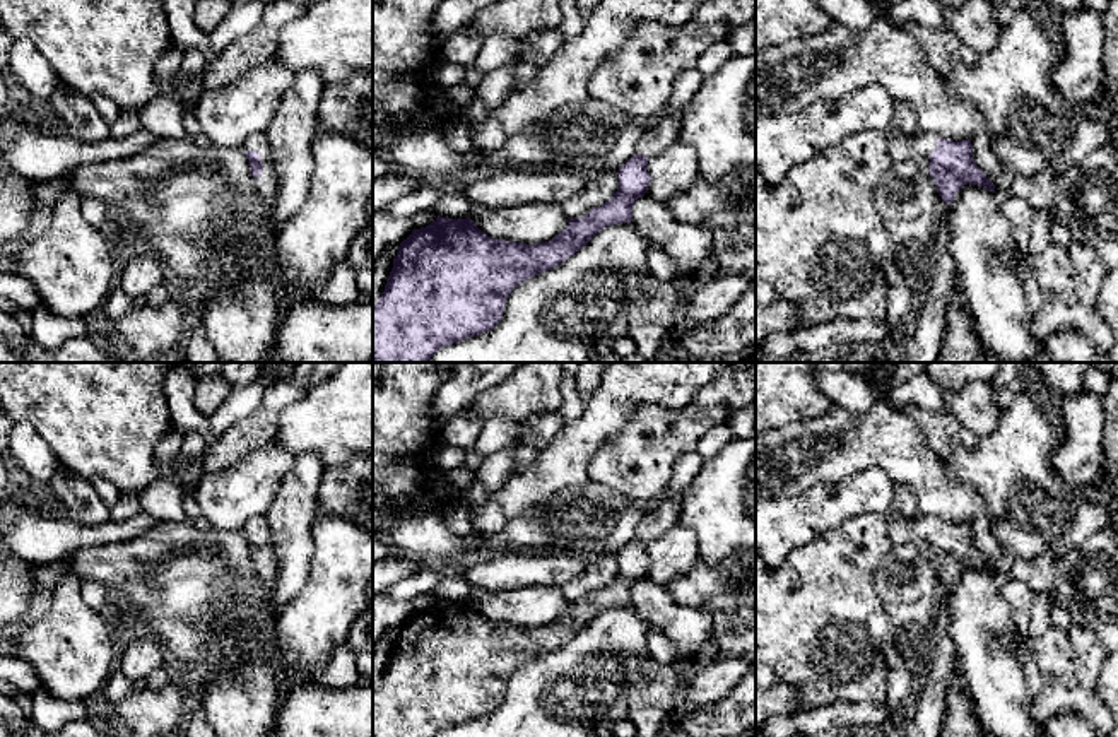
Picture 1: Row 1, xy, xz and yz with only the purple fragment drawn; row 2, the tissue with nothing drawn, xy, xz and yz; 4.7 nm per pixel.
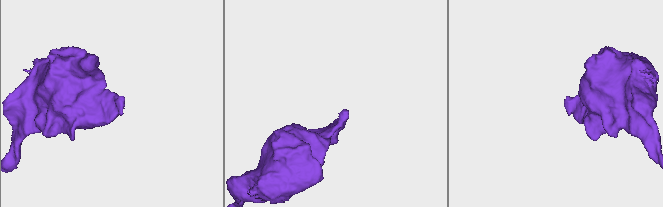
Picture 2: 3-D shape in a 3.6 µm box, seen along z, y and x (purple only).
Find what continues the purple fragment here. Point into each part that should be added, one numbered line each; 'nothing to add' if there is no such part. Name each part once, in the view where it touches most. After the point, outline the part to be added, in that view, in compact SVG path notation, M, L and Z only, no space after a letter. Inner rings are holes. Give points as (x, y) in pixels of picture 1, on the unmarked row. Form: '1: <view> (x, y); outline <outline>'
1: xy (267, 566); outline M253 516L250 518L244 527L244 534L256 534L262 540L263 554L255 563L256 571L267 581L275 581L277 576L277 561L275 552L270 540L270 527L265 516Z

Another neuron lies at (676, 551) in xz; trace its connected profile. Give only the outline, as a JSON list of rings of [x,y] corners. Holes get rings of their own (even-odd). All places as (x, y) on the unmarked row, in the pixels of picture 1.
[[[680,523],[651,540],[646,552],[651,559],[646,578],[662,587],[701,561],[696,532]]]

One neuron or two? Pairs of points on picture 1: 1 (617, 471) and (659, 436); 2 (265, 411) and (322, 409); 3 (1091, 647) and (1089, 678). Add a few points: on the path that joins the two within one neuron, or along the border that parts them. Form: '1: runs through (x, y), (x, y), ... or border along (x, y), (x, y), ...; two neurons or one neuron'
1: runs through (628, 462), (633, 462), (648, 447); one neuron
2: border along (308, 390), (281, 414), (274, 438); two neurons
3: runs through (1091, 654), (1089, 671); one neuron

